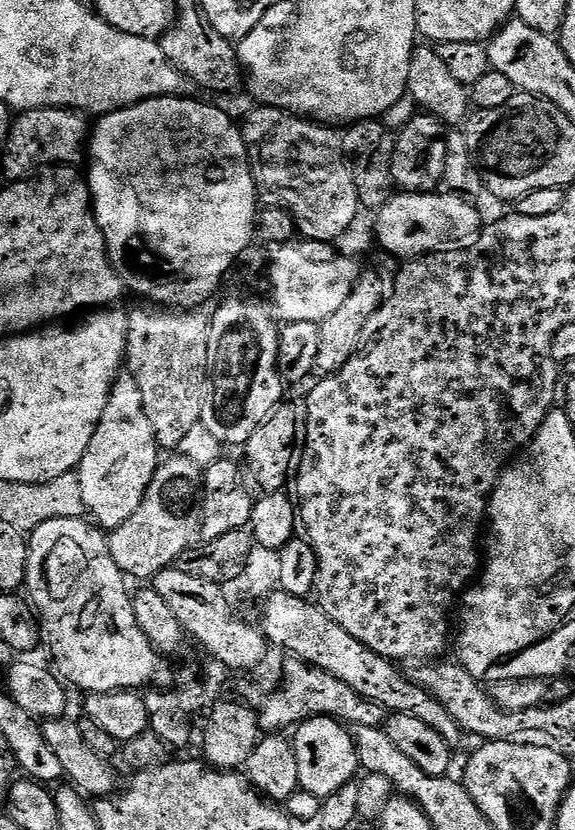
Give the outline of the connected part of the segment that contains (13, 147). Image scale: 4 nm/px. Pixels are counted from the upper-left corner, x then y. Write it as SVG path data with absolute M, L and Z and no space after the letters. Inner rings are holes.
M30 108L15 117L8 147L3 149L4 168L12 178L24 178L49 166L76 166L90 148L90 120L75 108Z

